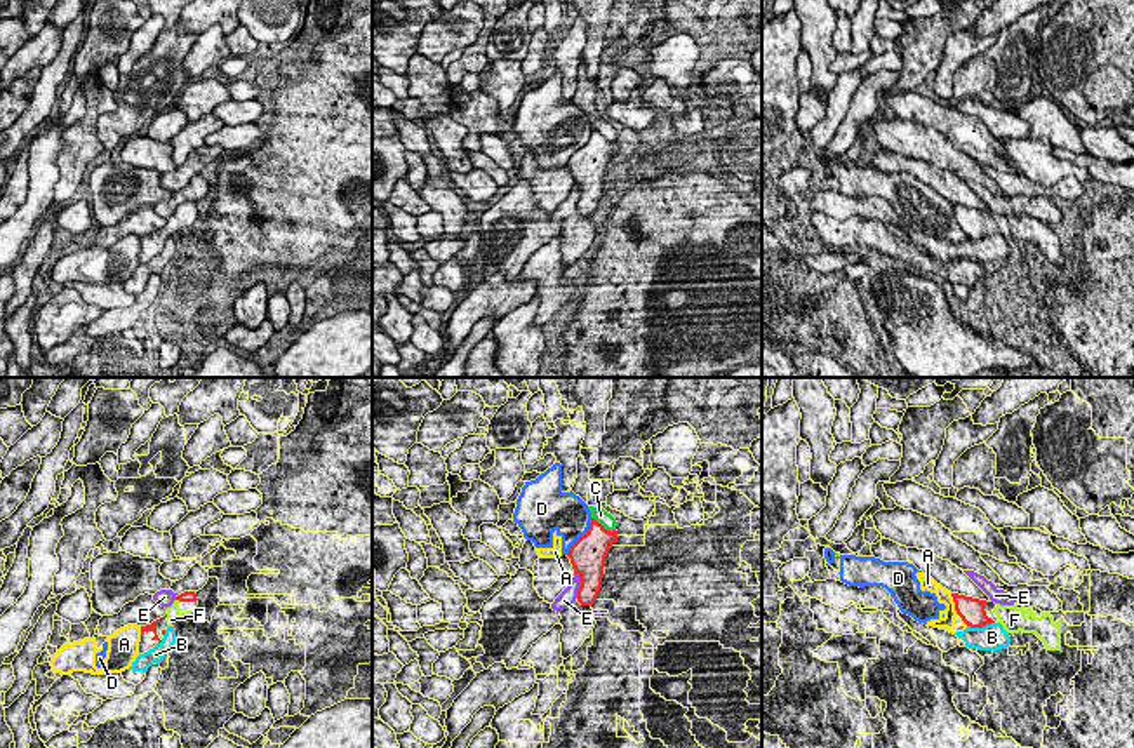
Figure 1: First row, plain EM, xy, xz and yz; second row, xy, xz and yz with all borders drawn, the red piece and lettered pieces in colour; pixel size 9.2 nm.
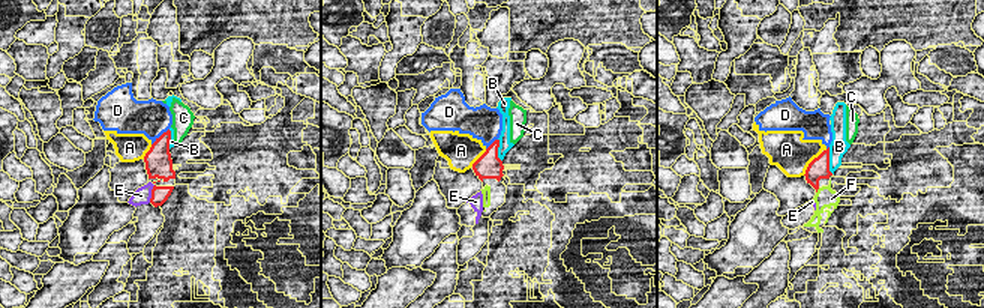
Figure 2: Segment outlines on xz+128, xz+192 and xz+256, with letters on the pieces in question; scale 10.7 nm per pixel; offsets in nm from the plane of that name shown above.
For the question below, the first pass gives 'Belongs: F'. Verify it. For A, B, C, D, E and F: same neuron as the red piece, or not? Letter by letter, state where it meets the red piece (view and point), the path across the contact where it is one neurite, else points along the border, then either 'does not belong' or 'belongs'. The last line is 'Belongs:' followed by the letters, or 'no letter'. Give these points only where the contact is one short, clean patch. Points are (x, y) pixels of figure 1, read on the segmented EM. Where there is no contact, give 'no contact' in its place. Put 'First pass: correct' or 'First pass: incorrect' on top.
First pass: correct
A: yz (955, 604) | does not belong
B: yz (980, 627) | does not belong
C: xz (602, 526) | does not belong
D: xz (581, 536) | does not belong
E: xz (581, 585) | does not belong
F: xy (178, 599) | across xy (188, 595), (178, 599), (173, 613) | belongs
Belongs: F

